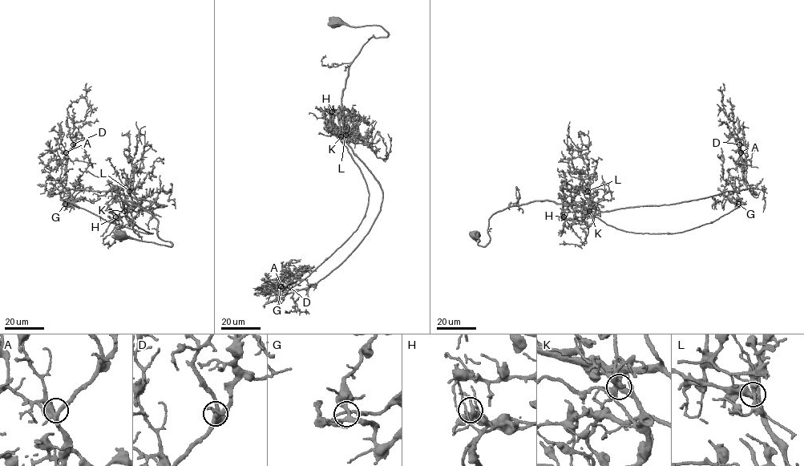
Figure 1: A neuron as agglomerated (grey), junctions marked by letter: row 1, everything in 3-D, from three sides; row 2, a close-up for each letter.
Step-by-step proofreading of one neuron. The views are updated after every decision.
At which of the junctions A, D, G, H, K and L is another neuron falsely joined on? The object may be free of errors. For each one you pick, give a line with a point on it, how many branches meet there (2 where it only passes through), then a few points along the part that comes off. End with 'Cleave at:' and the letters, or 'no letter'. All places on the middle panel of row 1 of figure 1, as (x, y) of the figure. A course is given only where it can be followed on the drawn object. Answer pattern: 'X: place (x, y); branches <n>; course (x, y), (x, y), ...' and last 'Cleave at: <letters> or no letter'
K: place (341, 136); branches 4; course (341, 136), (366, 185), (365, 216), (286, 291), (283, 277), (305, 265)
Cleave at: K

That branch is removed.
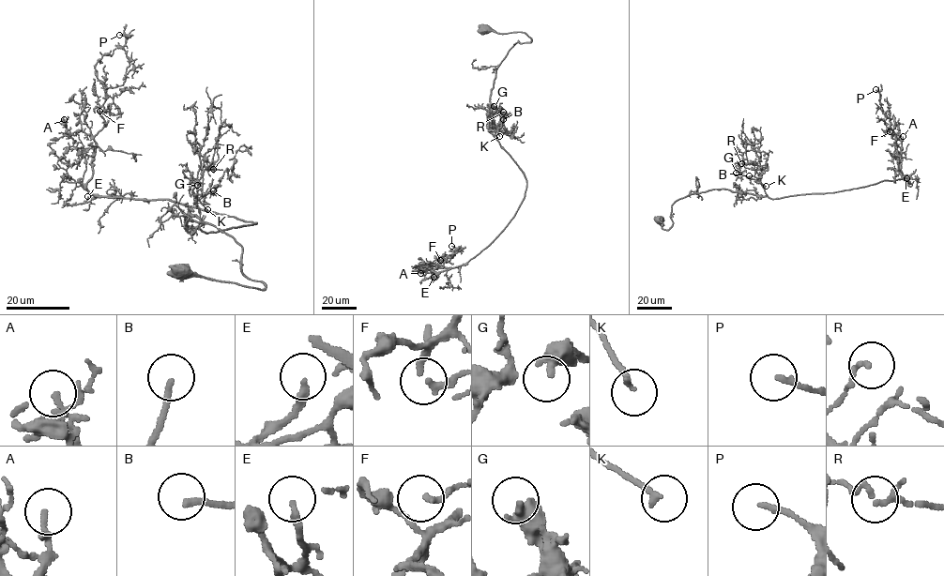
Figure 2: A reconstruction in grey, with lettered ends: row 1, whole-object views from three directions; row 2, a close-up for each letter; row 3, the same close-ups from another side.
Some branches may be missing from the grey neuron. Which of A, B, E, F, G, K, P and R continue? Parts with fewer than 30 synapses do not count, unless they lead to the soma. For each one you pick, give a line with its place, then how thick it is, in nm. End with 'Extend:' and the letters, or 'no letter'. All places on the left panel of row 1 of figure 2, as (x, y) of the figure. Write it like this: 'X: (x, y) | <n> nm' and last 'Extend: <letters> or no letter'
B: (213, 190) | 200 nm
Extend: B

